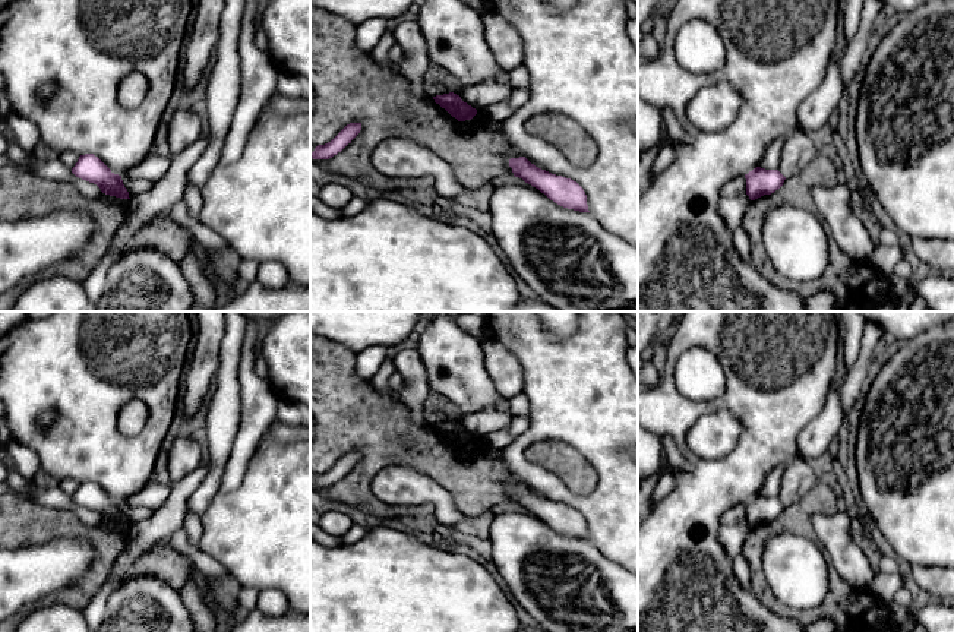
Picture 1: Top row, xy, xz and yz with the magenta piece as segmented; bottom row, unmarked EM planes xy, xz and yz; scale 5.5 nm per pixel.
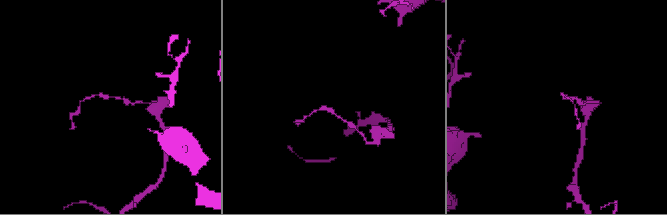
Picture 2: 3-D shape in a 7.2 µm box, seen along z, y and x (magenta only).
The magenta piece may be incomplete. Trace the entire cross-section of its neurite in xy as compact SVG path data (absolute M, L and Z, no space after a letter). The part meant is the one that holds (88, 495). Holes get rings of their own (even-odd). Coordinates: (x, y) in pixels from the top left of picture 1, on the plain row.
M94 481L80 483L72 496L72 500L82 508L97 512L105 522L120 527L130 527L129 519L123 512L121 503L114 502Z

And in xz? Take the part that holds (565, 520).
M525 484L511 486L509 494L515 505L538 516L555 531L579 538L590 540L584 516L574 508L552 502L531 492Z

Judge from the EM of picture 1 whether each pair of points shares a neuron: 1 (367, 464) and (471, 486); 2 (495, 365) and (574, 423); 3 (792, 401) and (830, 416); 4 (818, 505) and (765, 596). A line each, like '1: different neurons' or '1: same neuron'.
1: same neuron
2: different neurons
3: different neurons
4: same neuron

